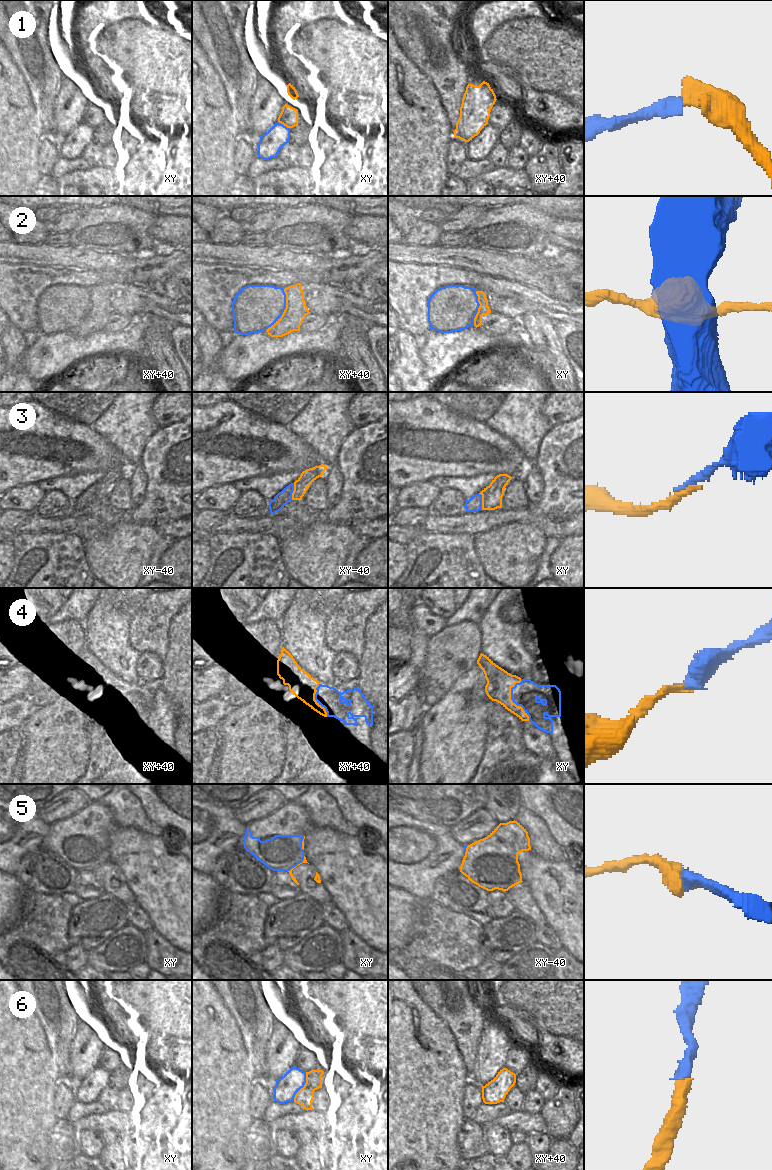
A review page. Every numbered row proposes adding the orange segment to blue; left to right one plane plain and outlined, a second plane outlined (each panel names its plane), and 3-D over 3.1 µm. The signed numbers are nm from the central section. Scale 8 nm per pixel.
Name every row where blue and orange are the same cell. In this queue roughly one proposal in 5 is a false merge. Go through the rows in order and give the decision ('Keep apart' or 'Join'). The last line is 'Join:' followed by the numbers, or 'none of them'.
1: Keep apart
2: Keep apart
3: Join
4: Join
5: Join
6: Join
Join: 3, 4, 5, 6

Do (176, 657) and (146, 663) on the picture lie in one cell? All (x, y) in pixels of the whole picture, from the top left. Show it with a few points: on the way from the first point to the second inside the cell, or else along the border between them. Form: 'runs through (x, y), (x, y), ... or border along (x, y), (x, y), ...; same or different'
border along (163, 661), (163, 677), (161, 679); different

